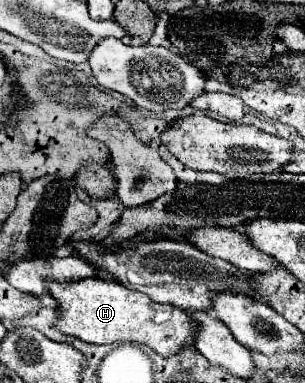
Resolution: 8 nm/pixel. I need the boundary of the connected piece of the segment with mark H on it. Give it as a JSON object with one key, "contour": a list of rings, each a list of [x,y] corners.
{"contour":[[[87,277],[71,283],[51,283],[47,281],[49,295],[57,301],[57,321],[55,329],[79,337],[85,343],[123,343],[123,341],[135,341],[149,345],[159,355],[173,355],[181,347],[191,345],[191,337],[195,333],[195,323],[191,317],[173,307],[173,305],[161,305],[149,301],[149,297],[135,293],[131,289],[125,289],[123,285],[115,283],[113,279],[103,277]]]}

